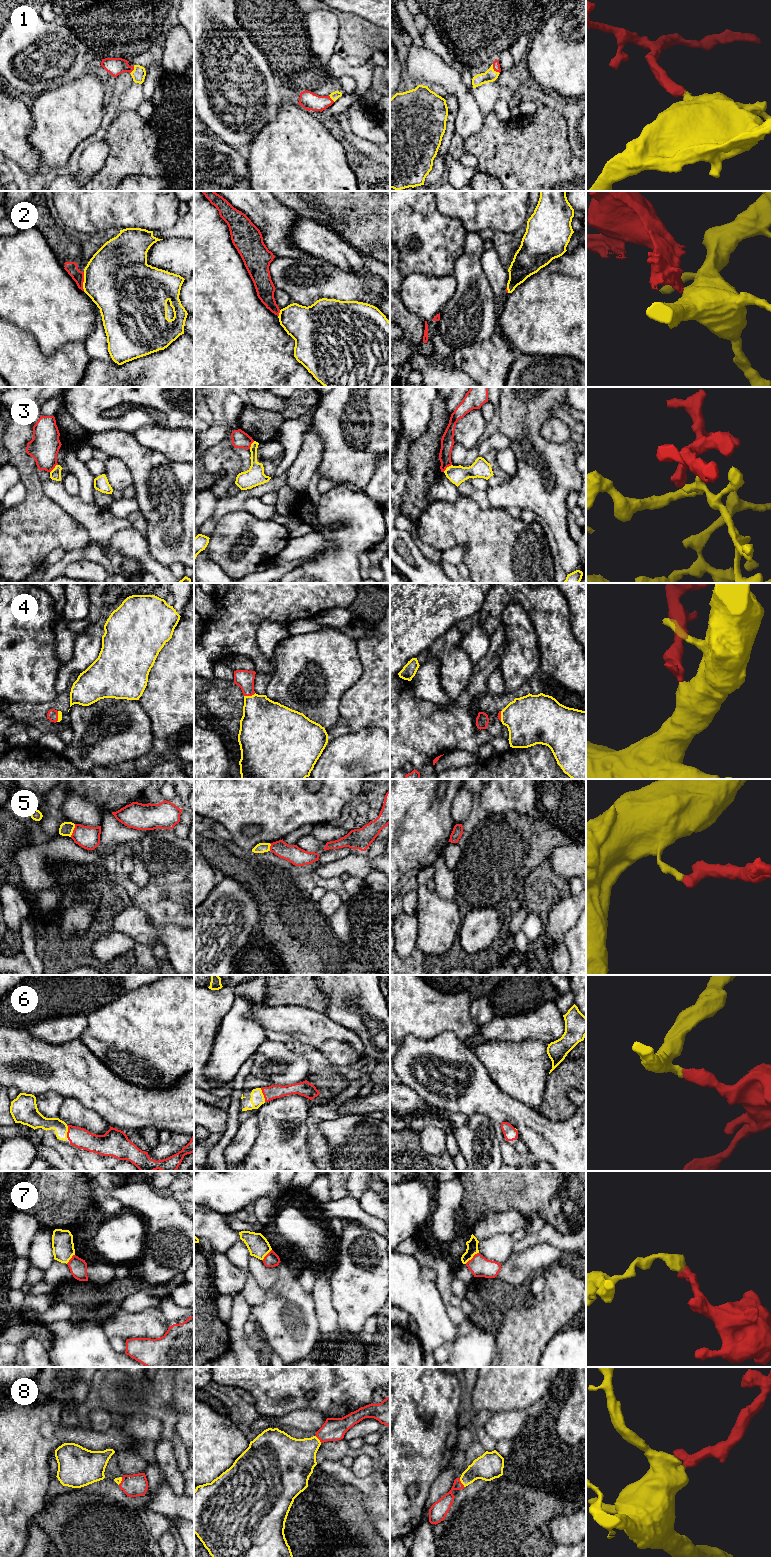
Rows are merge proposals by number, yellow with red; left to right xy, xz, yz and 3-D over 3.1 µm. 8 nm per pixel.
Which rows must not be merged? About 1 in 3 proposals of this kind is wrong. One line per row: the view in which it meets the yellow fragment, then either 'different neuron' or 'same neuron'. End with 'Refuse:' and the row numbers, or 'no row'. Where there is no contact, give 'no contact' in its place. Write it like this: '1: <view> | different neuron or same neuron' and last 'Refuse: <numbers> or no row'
1: yz | same neuron
2: xy | different neuron
3: yz | different neuron
4: xz | same neuron
5: xy | different neuron
6: xz | same neuron
7: yz | different neuron
8: yz | same neuron
Refuse: 2, 3, 5, 7

